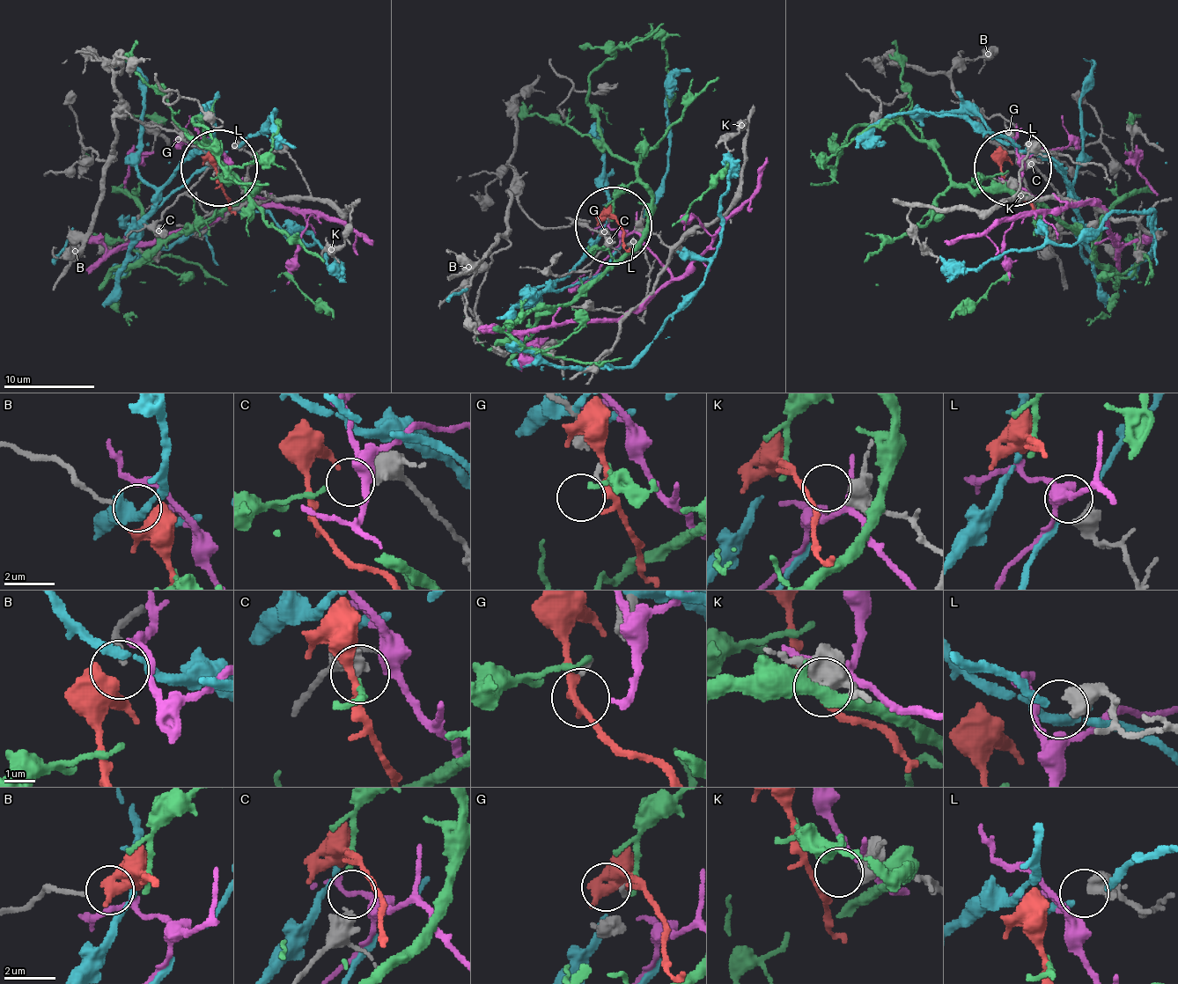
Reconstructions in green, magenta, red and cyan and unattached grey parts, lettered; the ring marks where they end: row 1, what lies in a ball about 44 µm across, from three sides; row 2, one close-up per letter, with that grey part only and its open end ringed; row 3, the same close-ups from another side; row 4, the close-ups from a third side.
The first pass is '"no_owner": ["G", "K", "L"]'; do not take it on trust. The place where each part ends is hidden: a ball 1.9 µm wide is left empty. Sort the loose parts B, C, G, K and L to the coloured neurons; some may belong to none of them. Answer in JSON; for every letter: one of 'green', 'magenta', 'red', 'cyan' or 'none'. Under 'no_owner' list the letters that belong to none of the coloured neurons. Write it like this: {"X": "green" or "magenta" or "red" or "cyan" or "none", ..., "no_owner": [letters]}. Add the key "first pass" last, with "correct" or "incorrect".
{"B": "red", "C": "green", "G": "none", "K": "none", "L": "none", "no_owner": ["G", "K", "L"], "first pass": "correct"}

